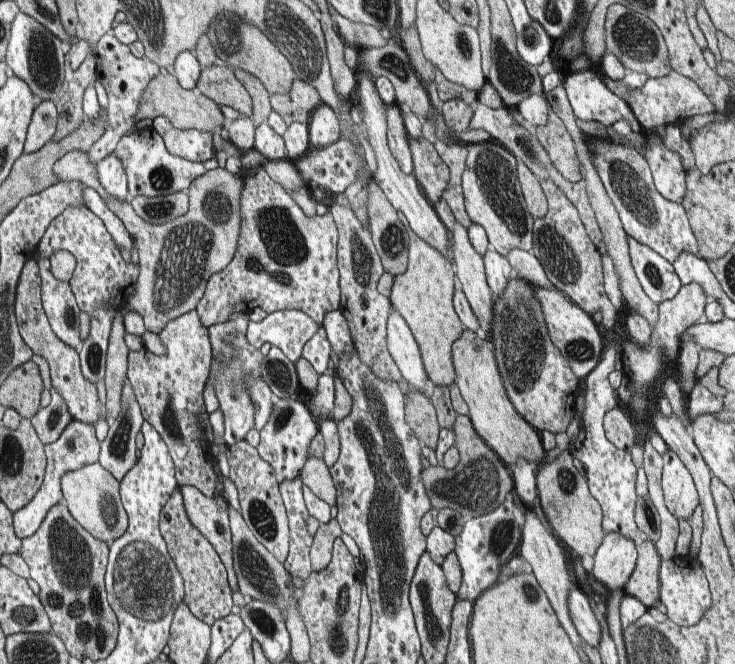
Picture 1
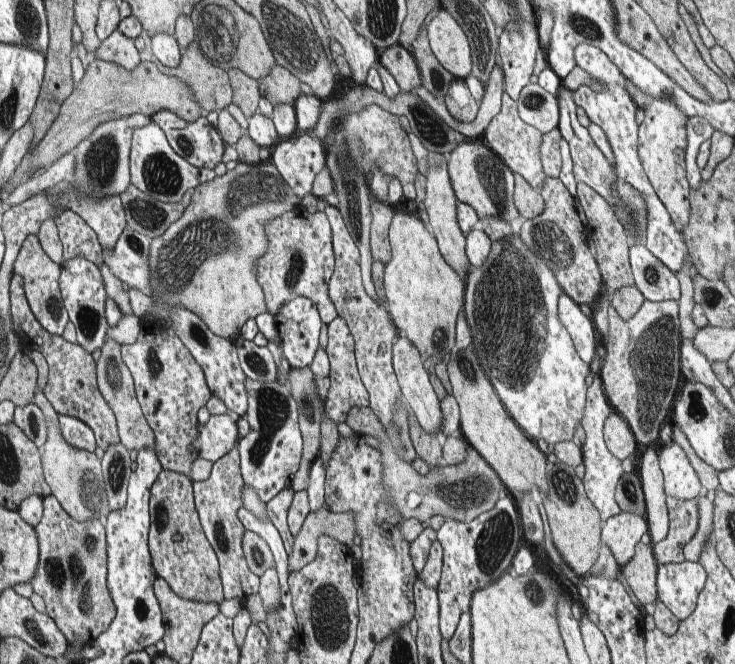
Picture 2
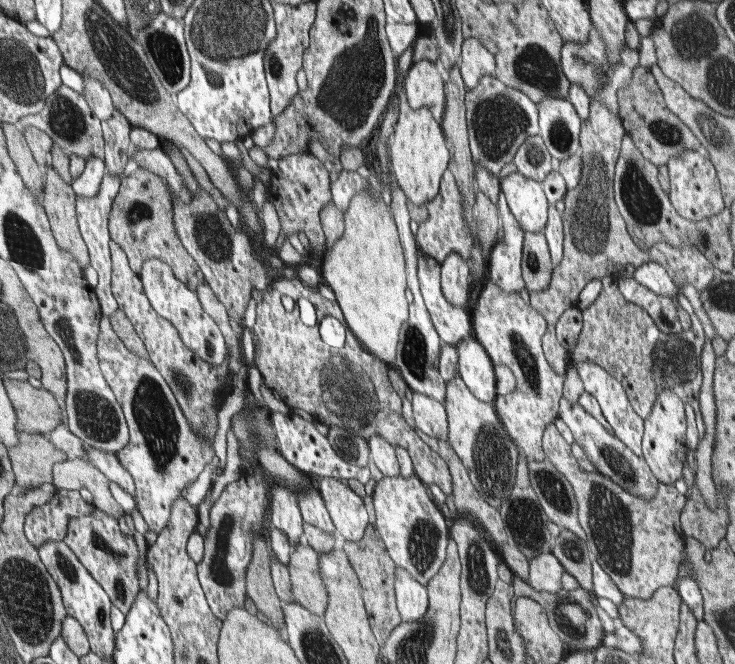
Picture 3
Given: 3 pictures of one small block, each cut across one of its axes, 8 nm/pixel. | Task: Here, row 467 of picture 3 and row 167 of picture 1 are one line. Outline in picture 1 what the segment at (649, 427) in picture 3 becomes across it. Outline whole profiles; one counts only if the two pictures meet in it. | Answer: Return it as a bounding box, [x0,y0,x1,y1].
[642,134,688,203]

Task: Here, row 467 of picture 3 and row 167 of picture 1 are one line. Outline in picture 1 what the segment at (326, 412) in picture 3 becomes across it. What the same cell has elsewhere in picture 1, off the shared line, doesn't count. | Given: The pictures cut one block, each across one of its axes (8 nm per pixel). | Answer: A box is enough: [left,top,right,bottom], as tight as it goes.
[408,137,450,204]

